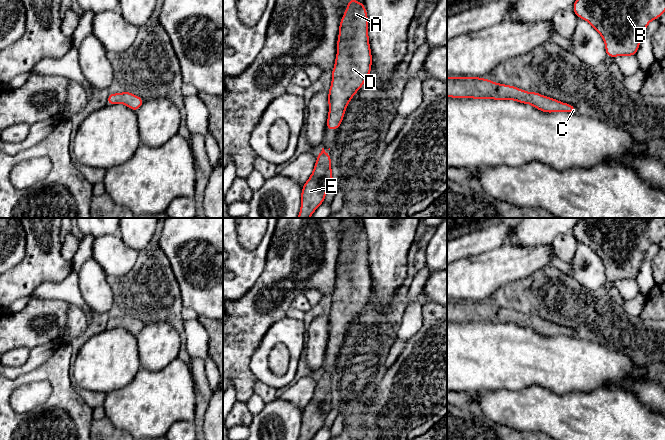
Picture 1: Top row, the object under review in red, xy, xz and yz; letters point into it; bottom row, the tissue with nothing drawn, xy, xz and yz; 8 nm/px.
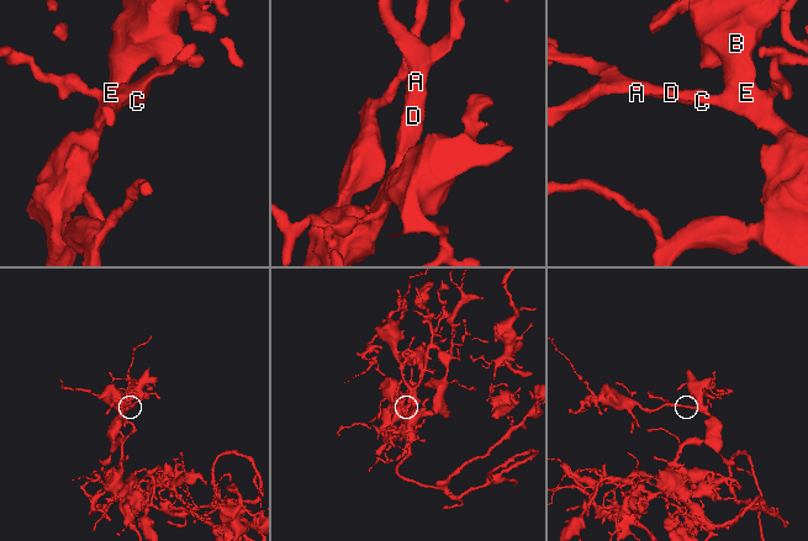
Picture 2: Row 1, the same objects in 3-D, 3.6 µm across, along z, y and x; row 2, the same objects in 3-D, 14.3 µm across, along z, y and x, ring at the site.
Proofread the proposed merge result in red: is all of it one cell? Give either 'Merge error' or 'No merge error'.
No merge error

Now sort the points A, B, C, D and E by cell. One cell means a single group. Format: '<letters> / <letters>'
A B C D E

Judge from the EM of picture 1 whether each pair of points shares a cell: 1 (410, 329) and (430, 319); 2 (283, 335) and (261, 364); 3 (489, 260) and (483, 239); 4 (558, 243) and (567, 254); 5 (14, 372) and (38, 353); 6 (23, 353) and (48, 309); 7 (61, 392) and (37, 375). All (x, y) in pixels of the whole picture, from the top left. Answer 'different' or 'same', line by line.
1: different
2: same
3: different
4: same
5: same
6: different
7: same

